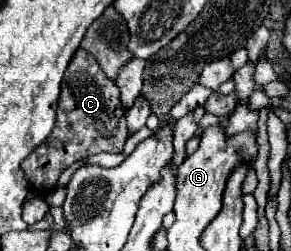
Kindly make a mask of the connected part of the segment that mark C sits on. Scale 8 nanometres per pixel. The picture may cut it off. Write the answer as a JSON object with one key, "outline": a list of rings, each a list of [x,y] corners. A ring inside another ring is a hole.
{"outline":[[[78,48],[62,80],[56,124],[50,136],[40,146],[36,146],[22,162],[22,170],[32,190],[52,190],[64,168],[92,154],[100,152],[118,154],[124,150],[126,140],[128,130],[118,86],[112,80],[108,80],[108,76],[104,76],[102,68],[88,52]]]}

